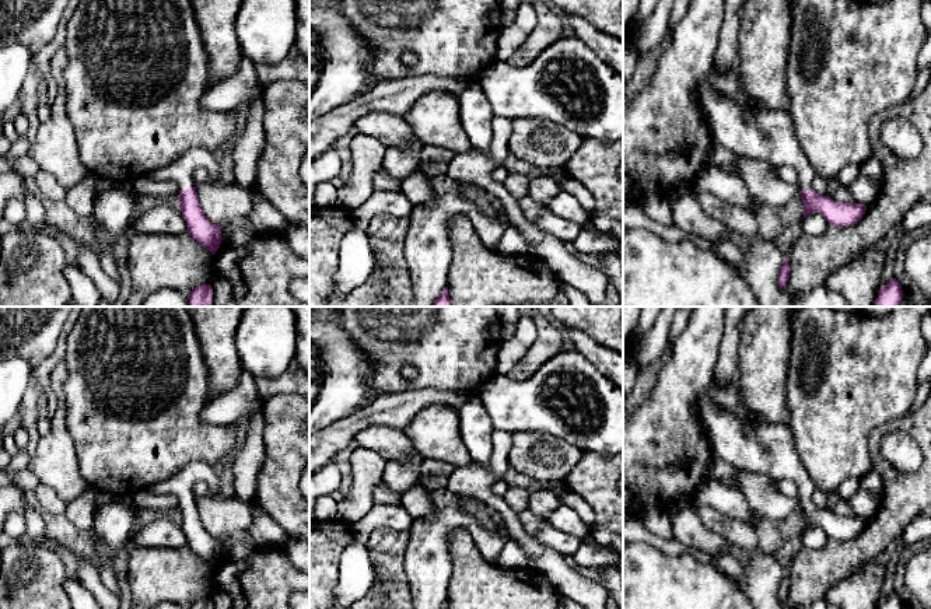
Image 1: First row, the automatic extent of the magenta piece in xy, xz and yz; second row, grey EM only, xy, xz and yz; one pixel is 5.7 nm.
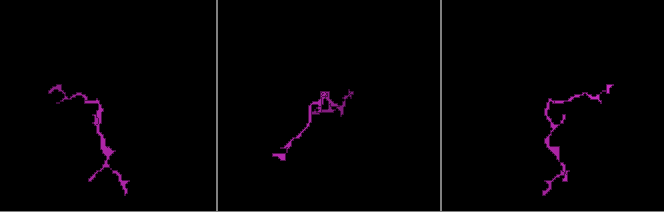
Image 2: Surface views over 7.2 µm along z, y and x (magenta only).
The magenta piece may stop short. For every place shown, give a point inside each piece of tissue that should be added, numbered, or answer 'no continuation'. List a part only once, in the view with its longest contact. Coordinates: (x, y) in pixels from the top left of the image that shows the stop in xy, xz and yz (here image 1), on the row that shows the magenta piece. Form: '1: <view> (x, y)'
1: xy (181, 171)

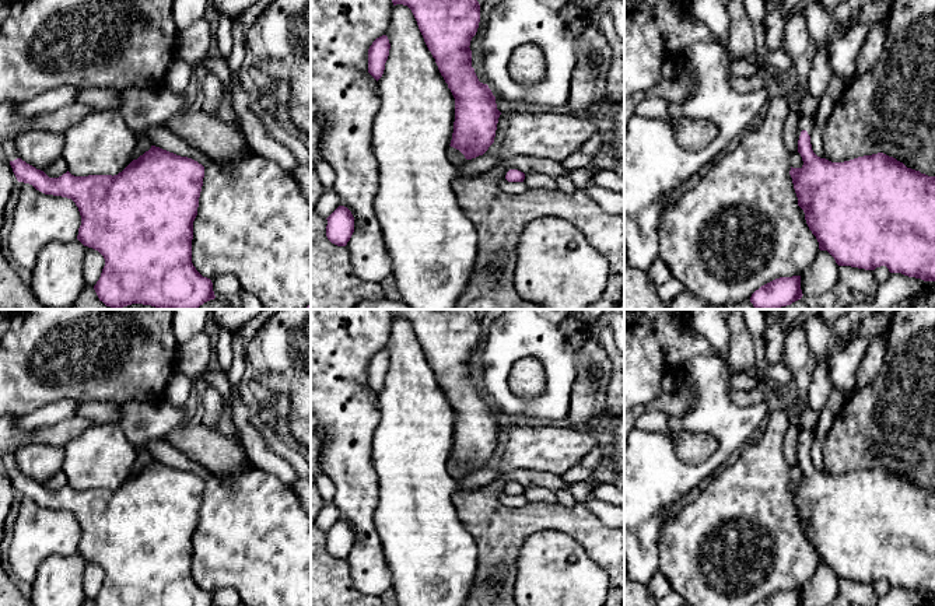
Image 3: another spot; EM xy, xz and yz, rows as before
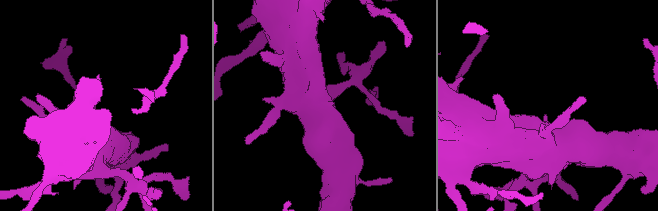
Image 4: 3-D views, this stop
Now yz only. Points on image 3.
1: yz (806, 122)

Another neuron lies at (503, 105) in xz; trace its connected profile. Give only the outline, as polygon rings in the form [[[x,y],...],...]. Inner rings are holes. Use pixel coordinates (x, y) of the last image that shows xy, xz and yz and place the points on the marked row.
[[[495,98],[497,109],[504,112],[518,111],[518,112],[529,112],[529,113],[565,113],[565,115],[574,115],[578,118],[585,118],[582,111],[577,111],[565,105],[560,106],[551,106],[551,105],[539,105],[539,104],[528,104],[528,102],[508,102],[501,98]]]

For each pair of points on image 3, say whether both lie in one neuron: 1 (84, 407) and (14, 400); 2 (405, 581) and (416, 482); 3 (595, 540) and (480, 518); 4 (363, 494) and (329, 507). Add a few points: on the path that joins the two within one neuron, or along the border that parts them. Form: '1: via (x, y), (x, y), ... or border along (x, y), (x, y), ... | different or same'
1: border along (80, 400), (114, 402) | different
2: via (416, 556), (416, 507) | same
3: via (567, 519), (508, 519) | same
4: border along (332, 500), (340, 518) | different

